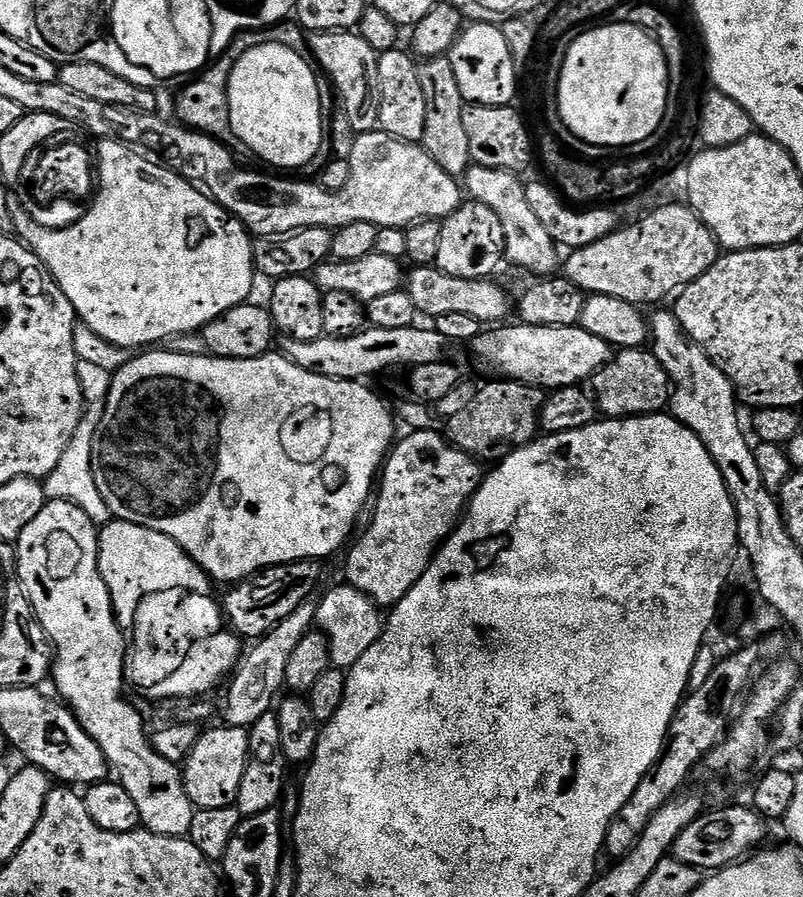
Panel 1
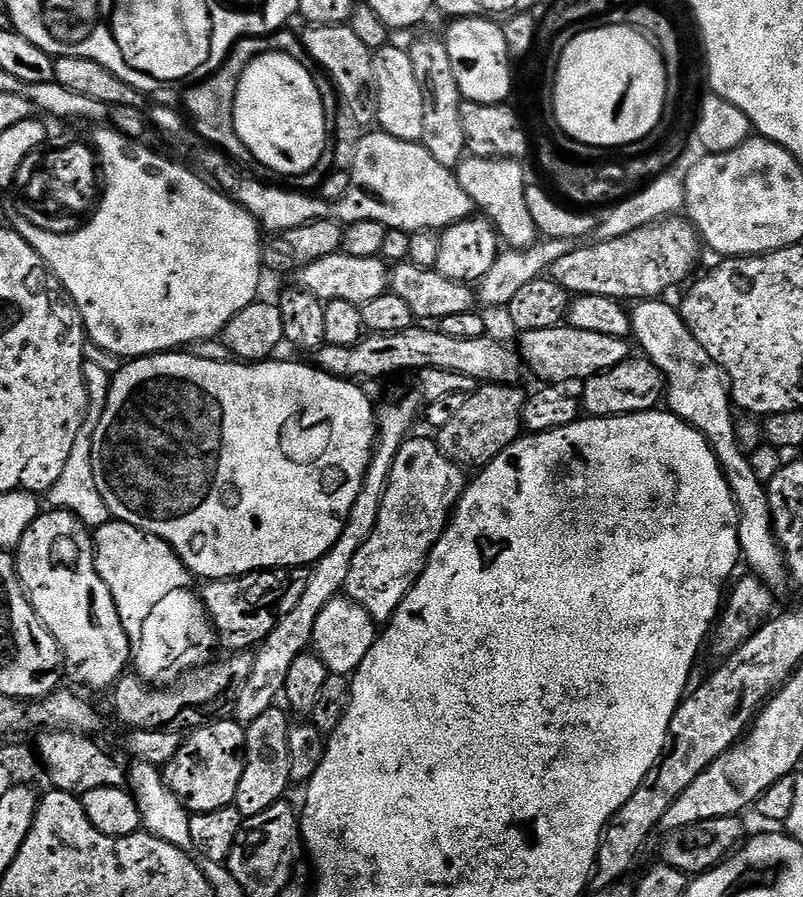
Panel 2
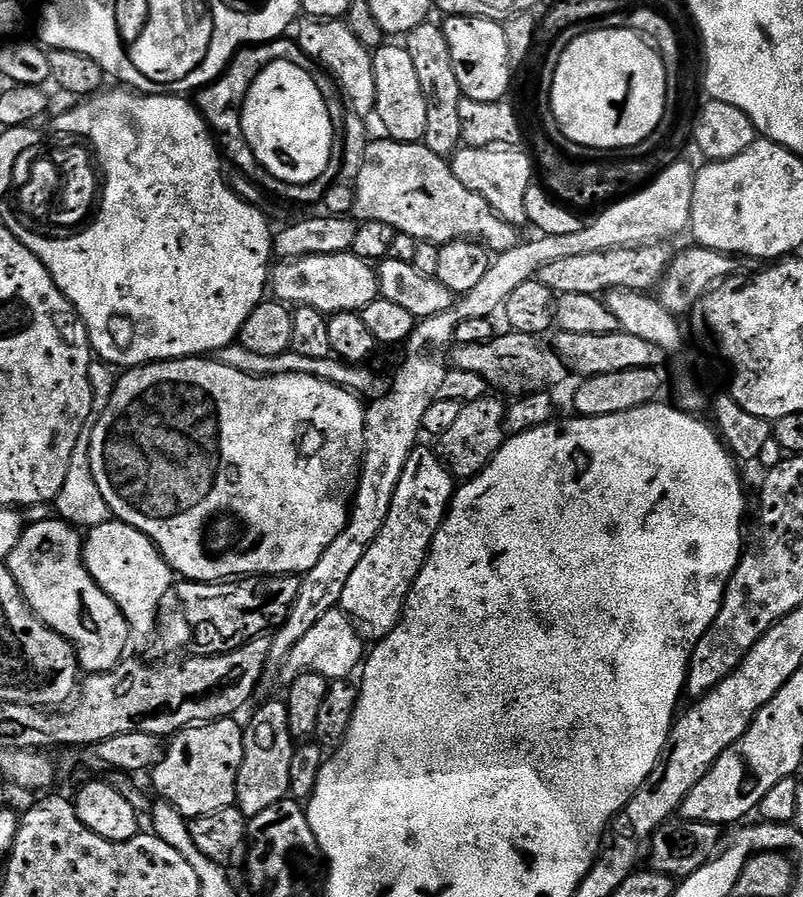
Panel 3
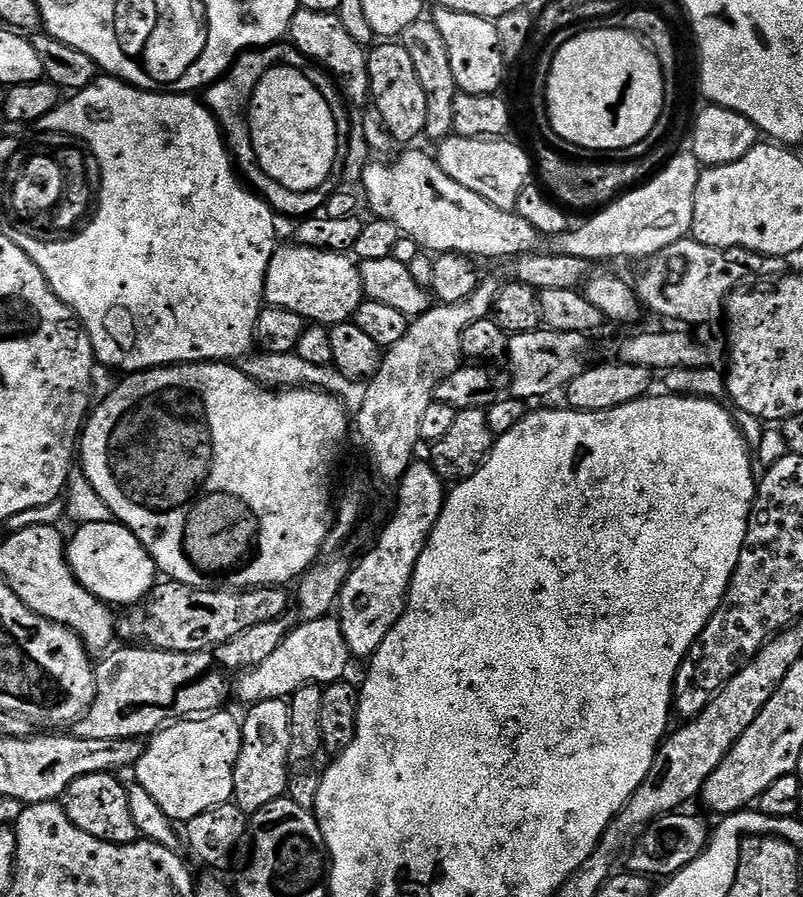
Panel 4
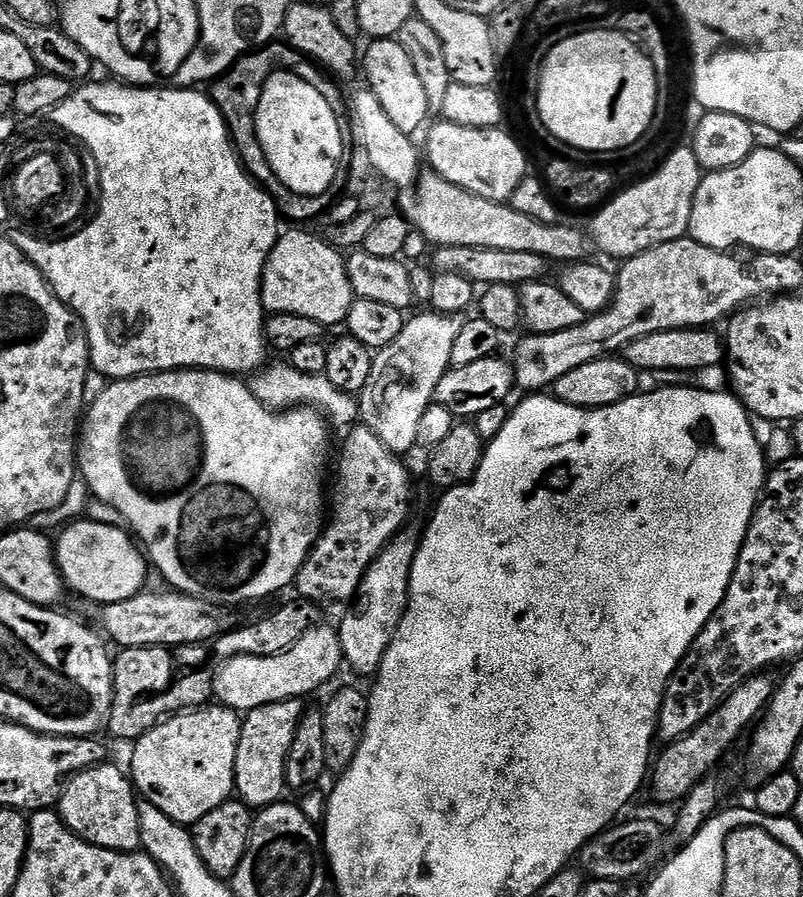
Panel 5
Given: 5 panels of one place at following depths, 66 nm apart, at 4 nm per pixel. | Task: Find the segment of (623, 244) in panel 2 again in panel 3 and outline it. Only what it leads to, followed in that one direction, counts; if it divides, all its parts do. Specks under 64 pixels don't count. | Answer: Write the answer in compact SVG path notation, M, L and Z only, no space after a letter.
M664 246L615 248L594 254L580 254L575 258L562 258L558 262L549 262L540 268L538 281L556 296L566 294L600 296L611 292L614 288L624 288L628 292L644 294L655 289L664 279L669 263L670 252L667 252Z

